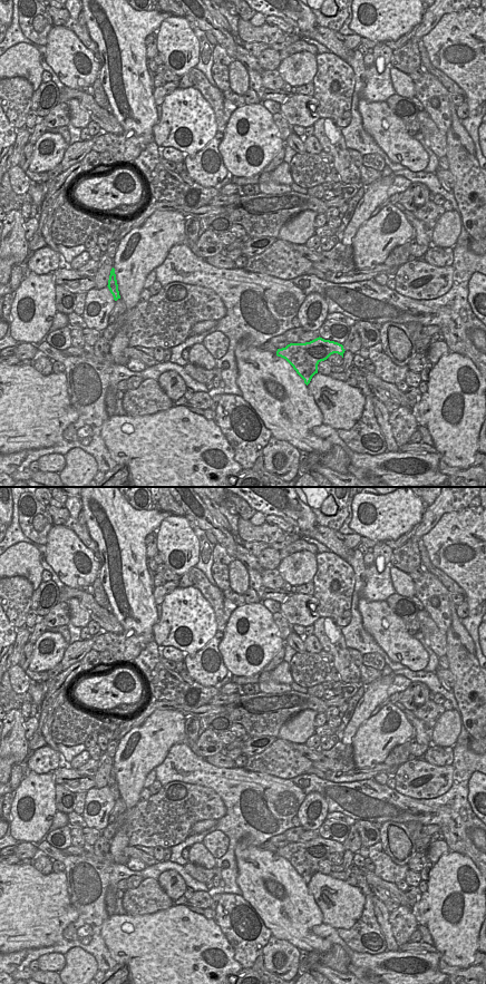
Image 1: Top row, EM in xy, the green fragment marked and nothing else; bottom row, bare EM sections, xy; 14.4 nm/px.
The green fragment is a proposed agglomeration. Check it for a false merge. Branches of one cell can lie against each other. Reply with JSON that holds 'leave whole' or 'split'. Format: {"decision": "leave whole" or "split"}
{"decision": "split"}

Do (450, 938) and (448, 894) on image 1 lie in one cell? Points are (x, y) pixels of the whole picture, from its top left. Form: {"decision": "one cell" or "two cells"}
{"decision": "one cell"}

